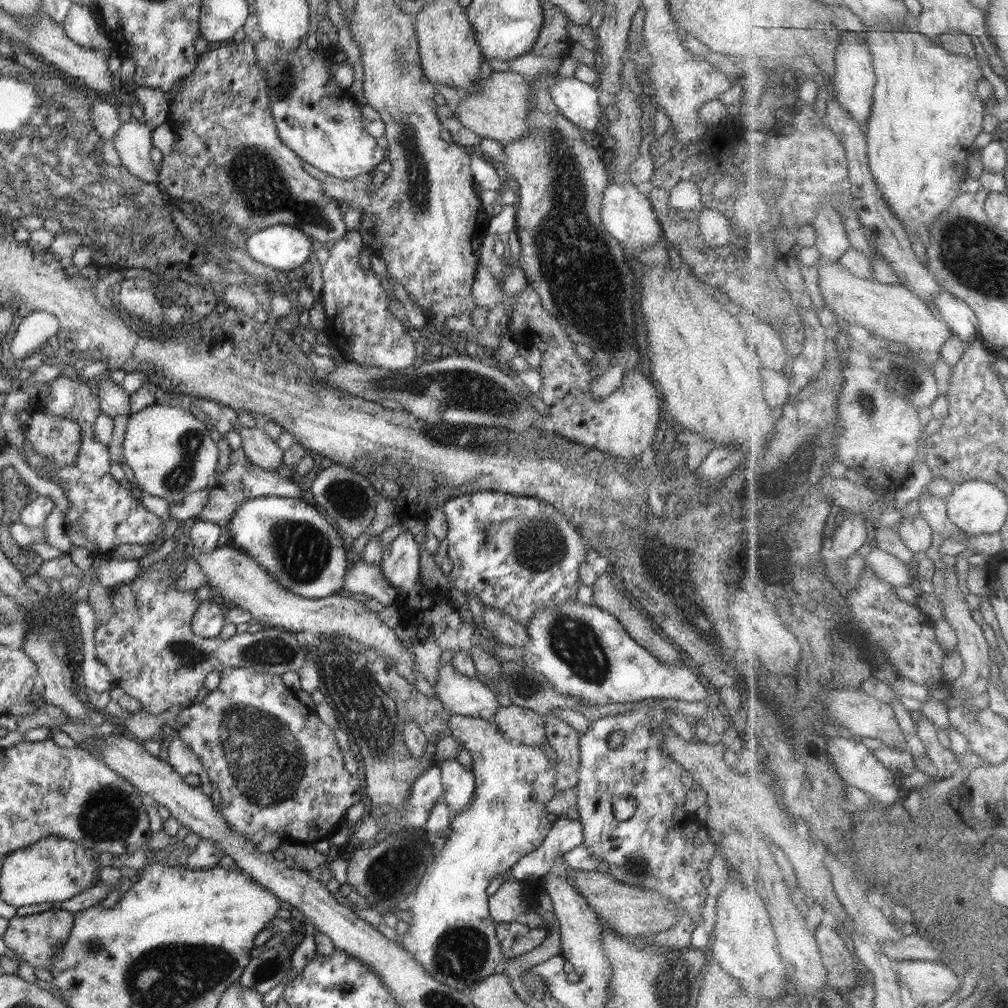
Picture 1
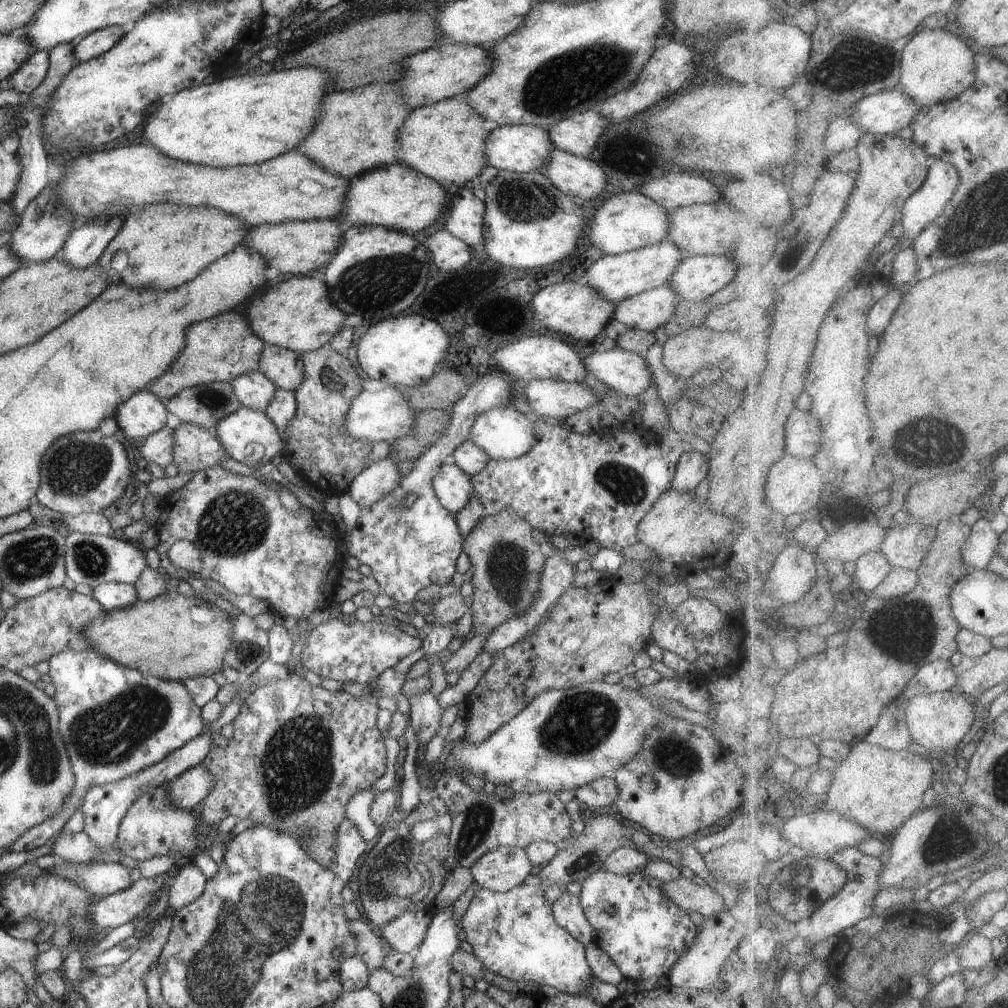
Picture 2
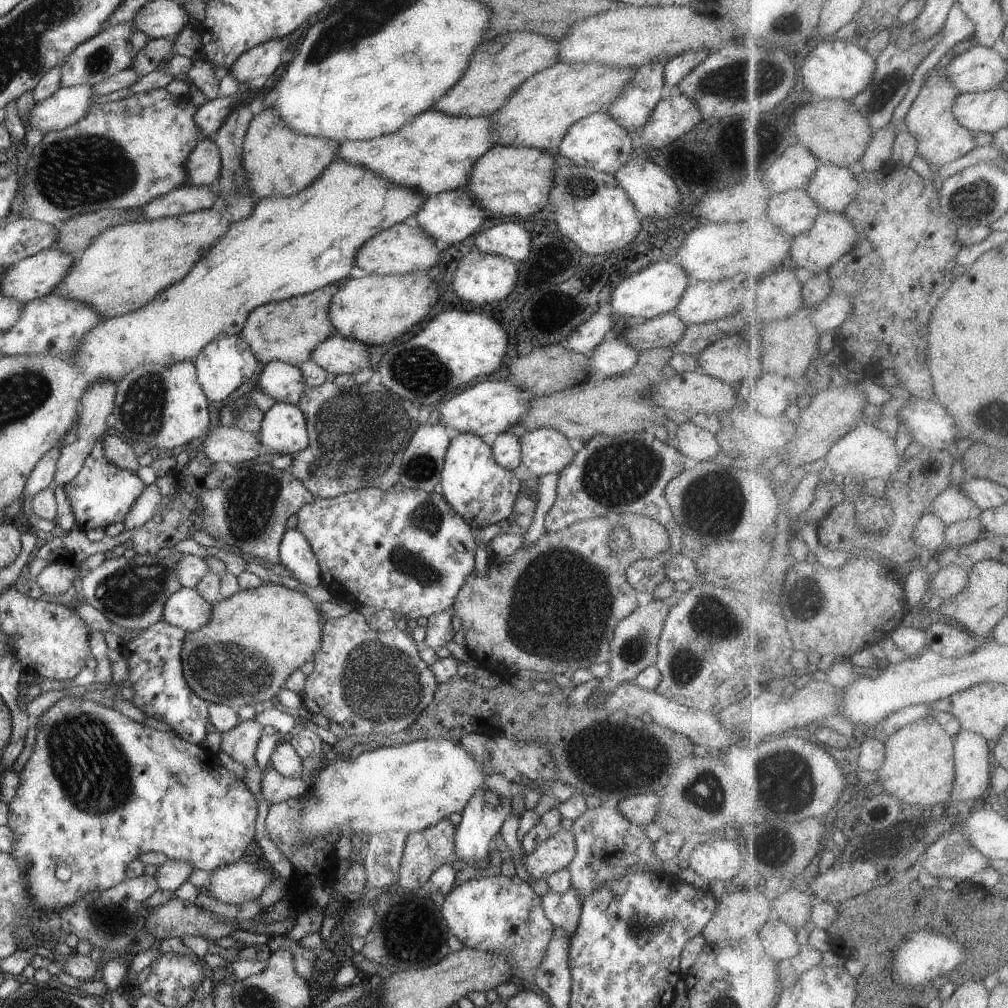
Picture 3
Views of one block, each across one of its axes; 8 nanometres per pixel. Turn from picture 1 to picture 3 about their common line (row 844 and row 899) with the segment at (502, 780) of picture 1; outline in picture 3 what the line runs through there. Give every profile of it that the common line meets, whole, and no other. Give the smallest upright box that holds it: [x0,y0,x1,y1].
[440,871,555,986]

